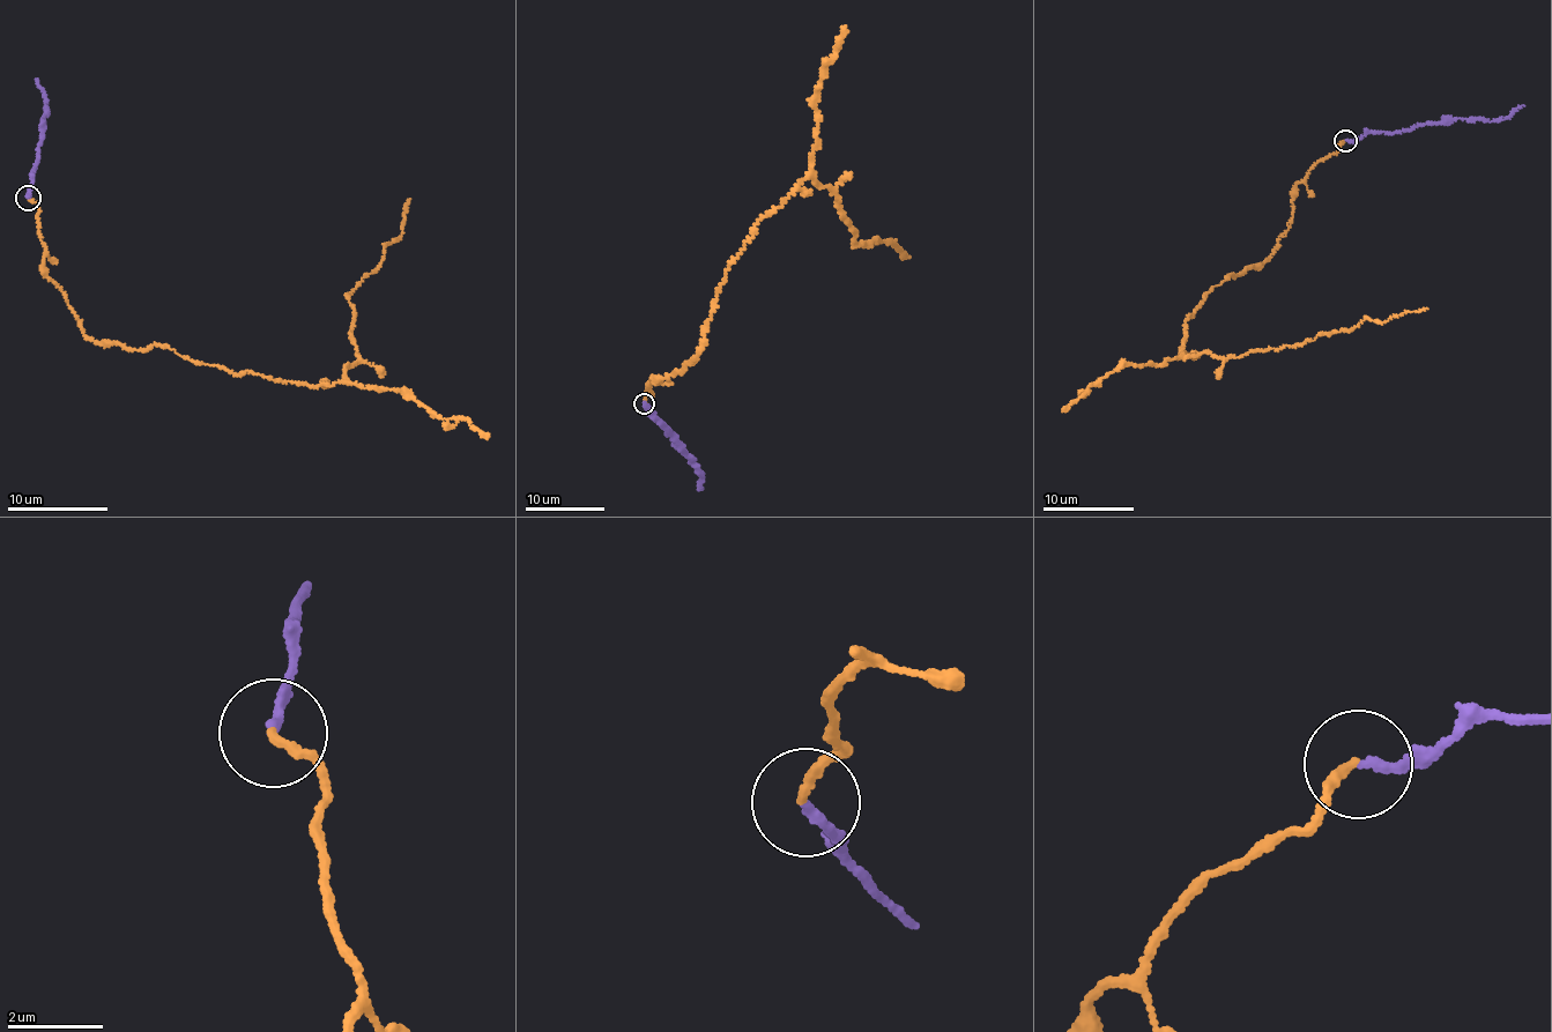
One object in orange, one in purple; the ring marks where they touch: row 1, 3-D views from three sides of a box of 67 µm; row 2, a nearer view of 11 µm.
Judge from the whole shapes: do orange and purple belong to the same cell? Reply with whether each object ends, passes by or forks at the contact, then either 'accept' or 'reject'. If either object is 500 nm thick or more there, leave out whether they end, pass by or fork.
orange ends there; purple ends there; accept

